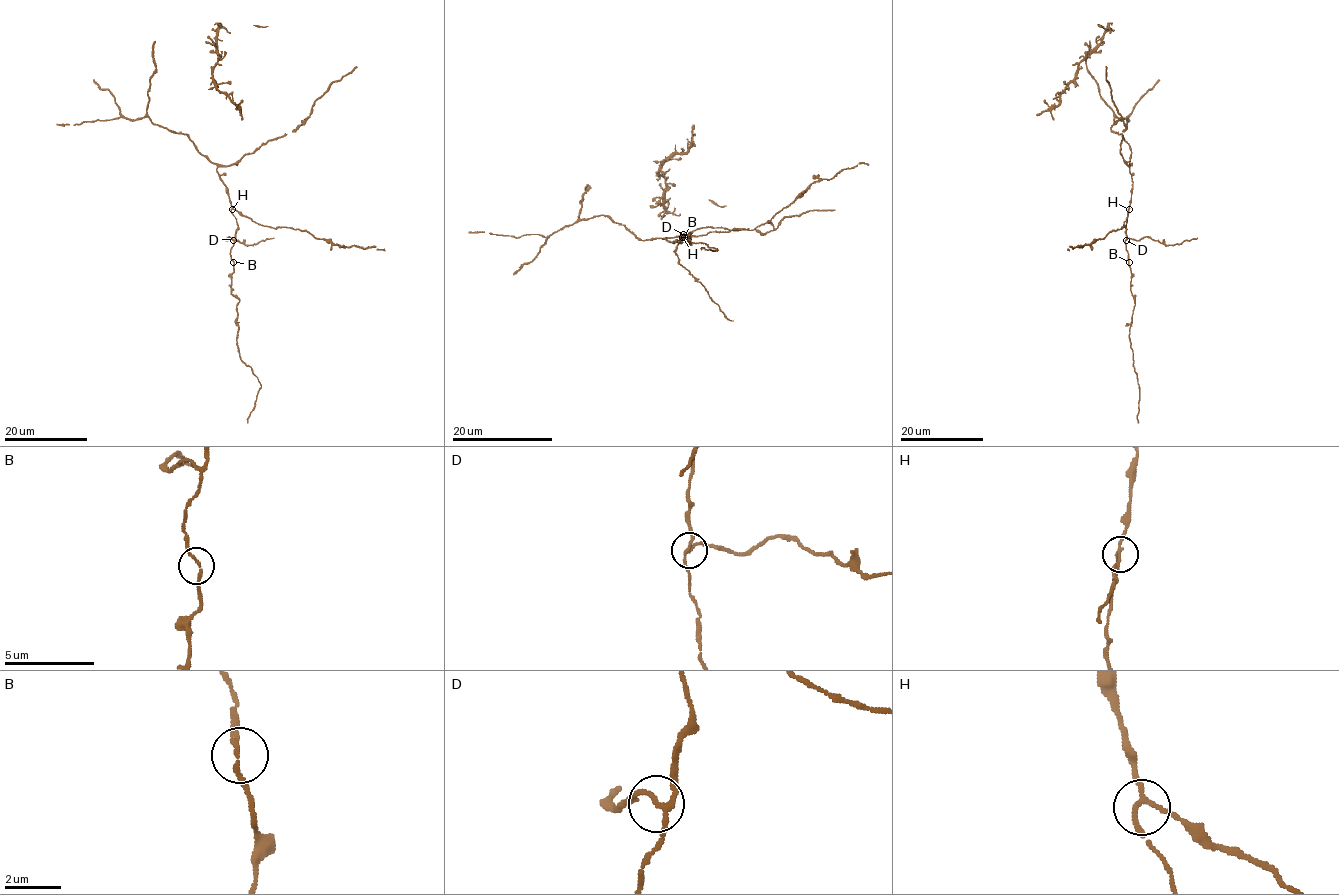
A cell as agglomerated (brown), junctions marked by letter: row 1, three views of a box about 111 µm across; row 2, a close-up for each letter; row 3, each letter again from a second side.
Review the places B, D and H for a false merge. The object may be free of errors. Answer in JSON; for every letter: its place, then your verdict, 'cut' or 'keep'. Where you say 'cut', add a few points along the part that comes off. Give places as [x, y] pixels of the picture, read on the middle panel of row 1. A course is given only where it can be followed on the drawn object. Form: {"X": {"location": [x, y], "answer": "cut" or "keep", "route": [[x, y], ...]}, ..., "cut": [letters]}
{"B": {"location": [684, 237], "answer": "keep"}, "D": {"location": [683, 234], "answer": "cut", "route": [[684, 233], [676, 250], [679, 262], [701, 284], [726, 318], [733, 320]]}, "H": {"location": [682, 237], "answer": "keep"}, "cut": ["D"]}

